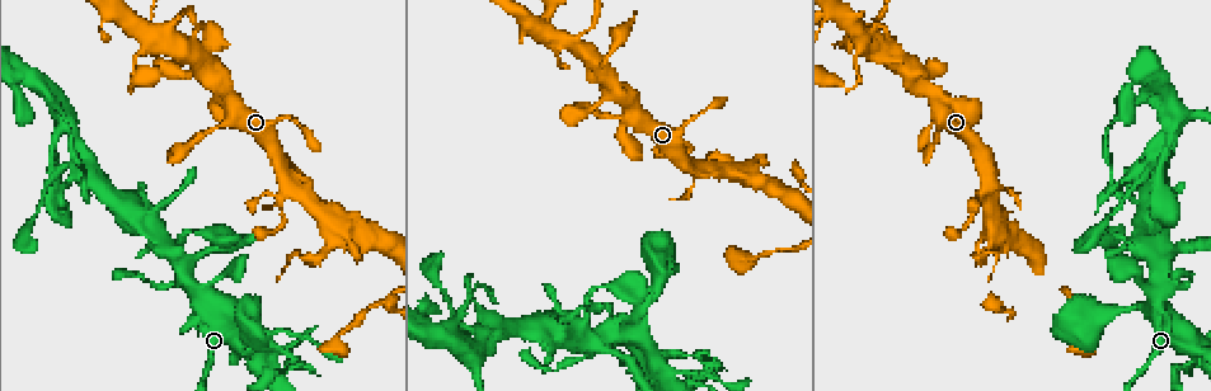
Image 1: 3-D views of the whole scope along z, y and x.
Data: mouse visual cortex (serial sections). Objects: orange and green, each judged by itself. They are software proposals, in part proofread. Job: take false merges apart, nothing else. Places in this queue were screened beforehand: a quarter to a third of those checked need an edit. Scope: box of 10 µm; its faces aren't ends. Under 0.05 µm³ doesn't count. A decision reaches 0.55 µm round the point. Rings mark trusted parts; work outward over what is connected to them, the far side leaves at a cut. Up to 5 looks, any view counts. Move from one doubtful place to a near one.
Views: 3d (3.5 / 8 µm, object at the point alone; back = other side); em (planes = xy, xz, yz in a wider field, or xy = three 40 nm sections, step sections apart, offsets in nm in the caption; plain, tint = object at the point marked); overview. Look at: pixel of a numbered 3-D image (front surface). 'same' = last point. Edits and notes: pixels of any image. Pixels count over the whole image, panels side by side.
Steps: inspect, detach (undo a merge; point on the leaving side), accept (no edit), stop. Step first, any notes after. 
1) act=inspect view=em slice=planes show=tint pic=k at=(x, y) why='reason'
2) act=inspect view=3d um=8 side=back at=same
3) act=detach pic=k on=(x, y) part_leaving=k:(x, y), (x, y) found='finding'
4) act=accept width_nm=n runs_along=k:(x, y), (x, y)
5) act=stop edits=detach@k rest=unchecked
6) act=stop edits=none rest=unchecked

act=inspect view=3d um=3.5 side=back pic=1 at=(994, 229) why='three-way junction'

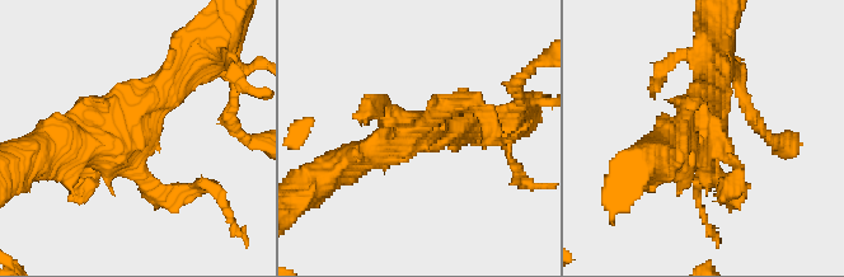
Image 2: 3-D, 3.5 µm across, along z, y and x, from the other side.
act=inspect view=em slice=xy step=2 show=tint pic=2 at=(127, 133)

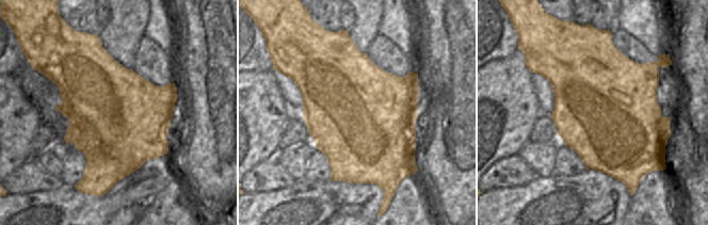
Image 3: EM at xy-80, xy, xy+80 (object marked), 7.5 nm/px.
act=accept runs_along=2:(186, 69), (127, 131), (54, 150) found='continuous, no second cell'

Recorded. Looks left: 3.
act=inspect view=3d um=3.5 pic=1 at=(1160, 268) why='looks like a crossing'

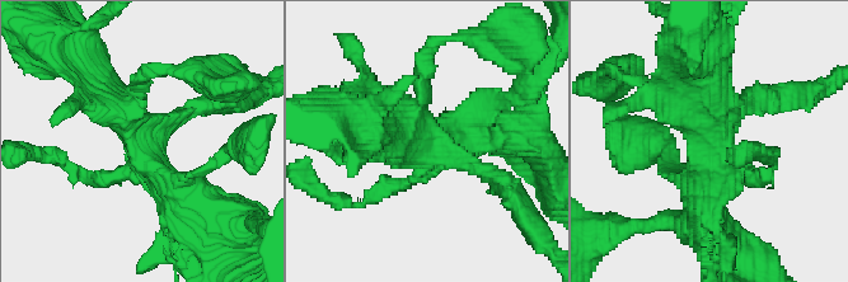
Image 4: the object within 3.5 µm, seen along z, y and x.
act=inspect view=em slice=xy step=1 show=tint pic=4 at=(429, 148) why='need the tissue'

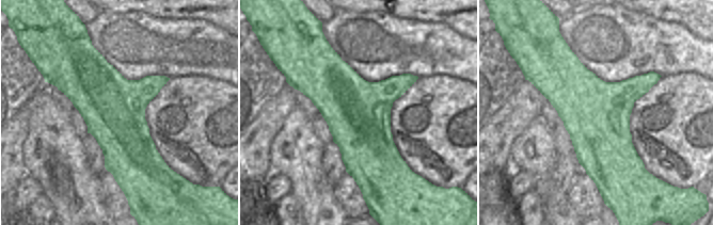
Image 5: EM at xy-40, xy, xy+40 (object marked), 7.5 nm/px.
act=inspect view=em slice=xy step=3 show=tint at=same why='cut it another way'

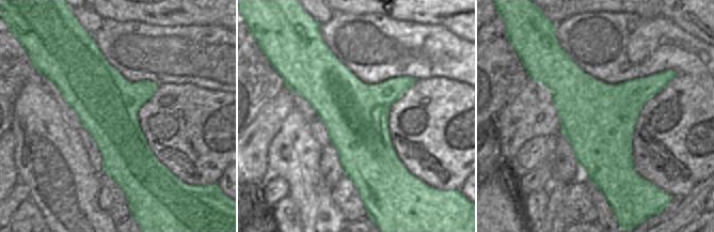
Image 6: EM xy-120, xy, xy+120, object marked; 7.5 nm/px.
act=accept runs_along=4:(201, 207), (154, 169), (95, 75) found='continuous, no second cell'

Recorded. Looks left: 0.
act=stop edits=none rest=unchecked

